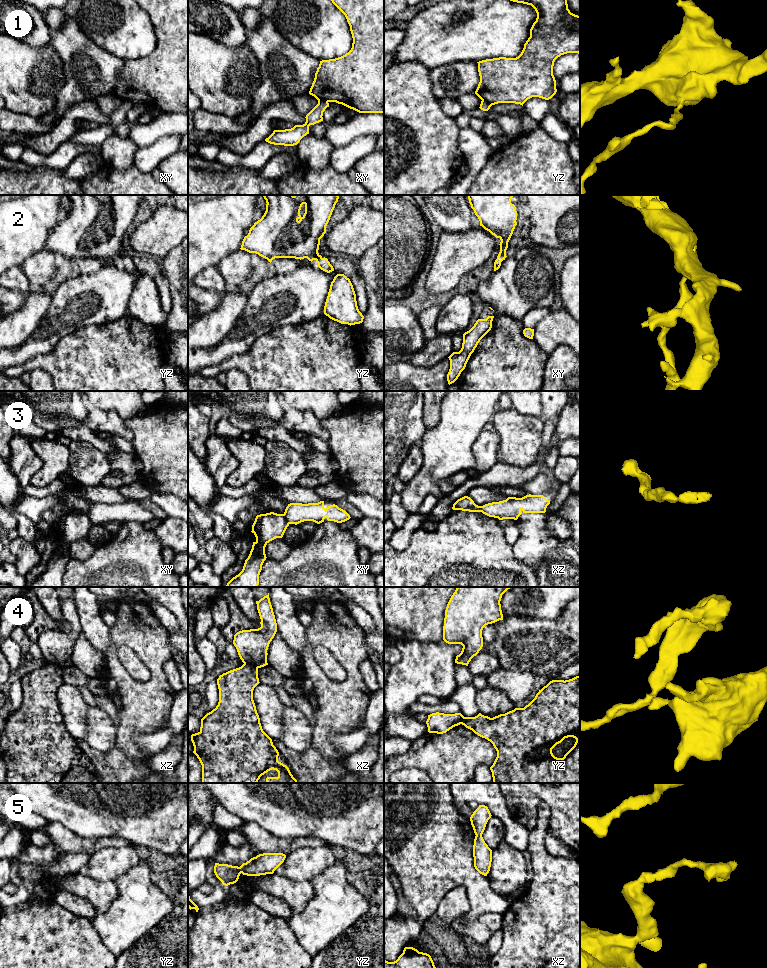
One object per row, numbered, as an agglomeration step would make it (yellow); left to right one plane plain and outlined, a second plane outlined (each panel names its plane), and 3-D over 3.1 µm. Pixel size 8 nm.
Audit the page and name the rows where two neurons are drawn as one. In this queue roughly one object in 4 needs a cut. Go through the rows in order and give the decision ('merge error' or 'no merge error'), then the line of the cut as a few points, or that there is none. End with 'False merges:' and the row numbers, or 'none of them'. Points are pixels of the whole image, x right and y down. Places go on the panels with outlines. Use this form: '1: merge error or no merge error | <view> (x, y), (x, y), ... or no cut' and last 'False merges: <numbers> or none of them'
1: merge error | xy (318, 100), (327, 102)
2: no merge error | no cut
3: merge error | xy (282, 514), (289, 523)
4: merge error | xz (244, 663), (249, 663), (257, 668)
5: merge error | yz (239, 867), (241, 872)
False merges: 1, 3, 4, 5

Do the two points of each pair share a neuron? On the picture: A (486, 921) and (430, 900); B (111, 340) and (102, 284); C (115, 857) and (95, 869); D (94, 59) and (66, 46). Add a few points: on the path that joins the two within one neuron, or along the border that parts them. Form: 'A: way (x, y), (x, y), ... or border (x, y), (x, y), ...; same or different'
A: border (501, 913), (483, 913), (468, 923), (460, 920); different
B: border (127, 312), (117, 319), (85, 327); different
C: way (110, 862), (100, 866); same
D: way (87, 59), (84, 59), (73, 48); same

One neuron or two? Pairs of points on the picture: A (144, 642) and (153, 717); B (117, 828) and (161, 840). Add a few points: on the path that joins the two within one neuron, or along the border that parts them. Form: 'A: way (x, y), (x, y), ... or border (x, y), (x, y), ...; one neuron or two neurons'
A: way (155, 661), (156, 694), (154, 698); one neuron
B: way (128, 828), (150, 829); one neuron

